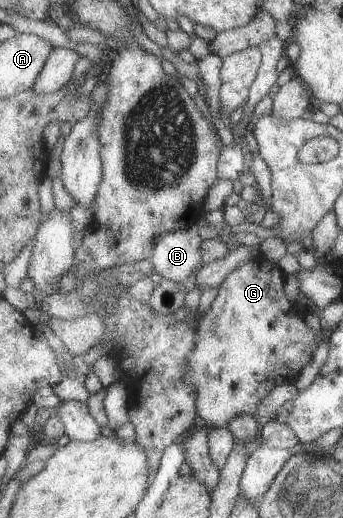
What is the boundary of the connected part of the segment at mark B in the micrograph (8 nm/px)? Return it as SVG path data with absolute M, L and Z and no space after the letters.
M196 223L191 229L163 232L154 242L155 254L152 264L163 278L184 282L198 266L203 266L202 236Z

